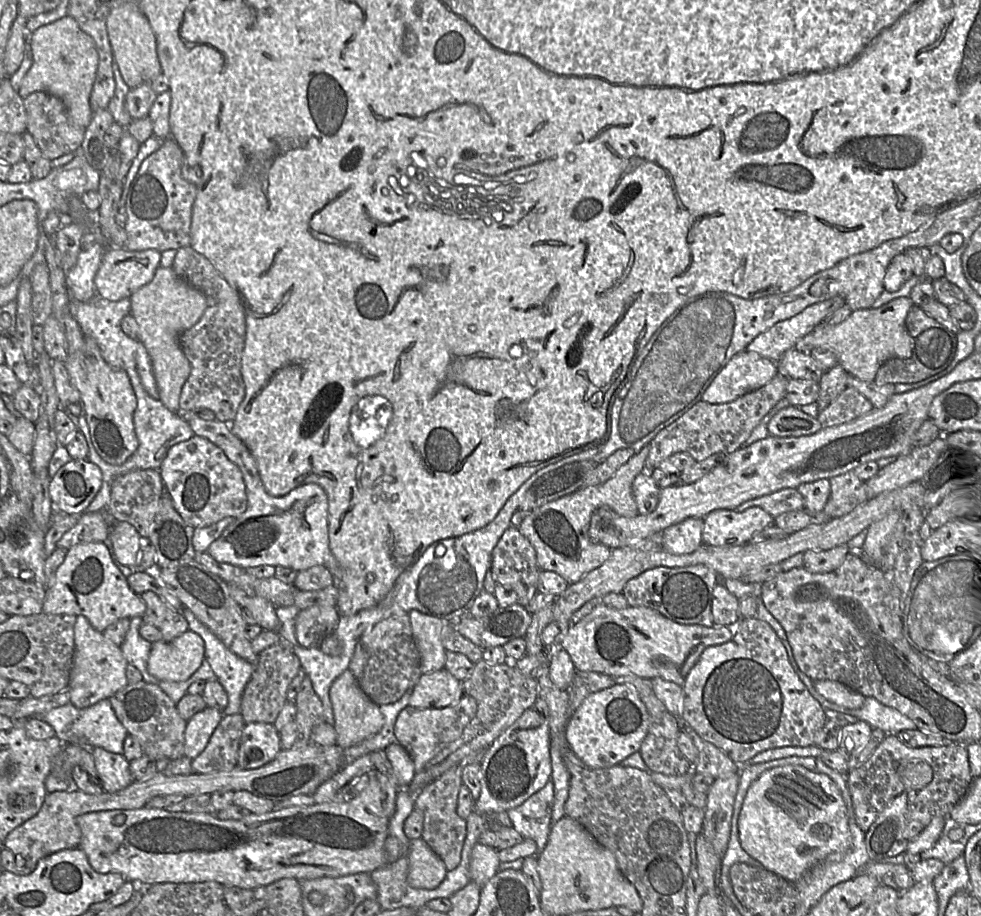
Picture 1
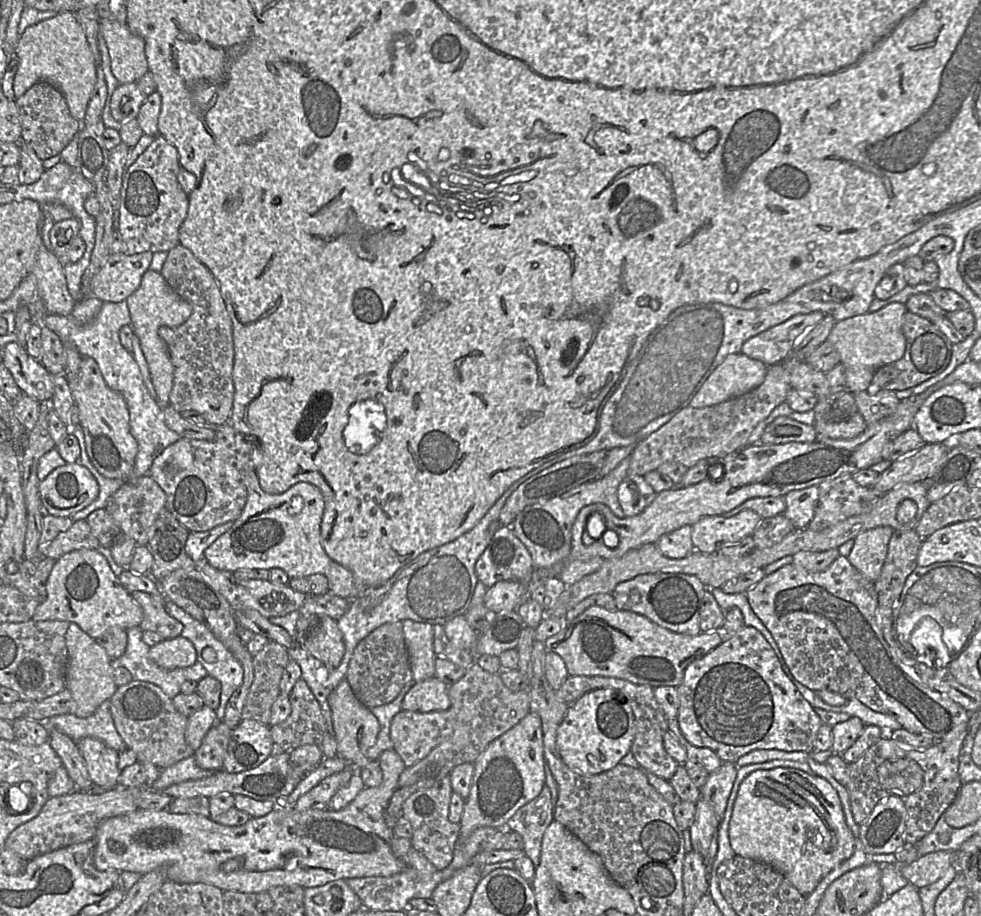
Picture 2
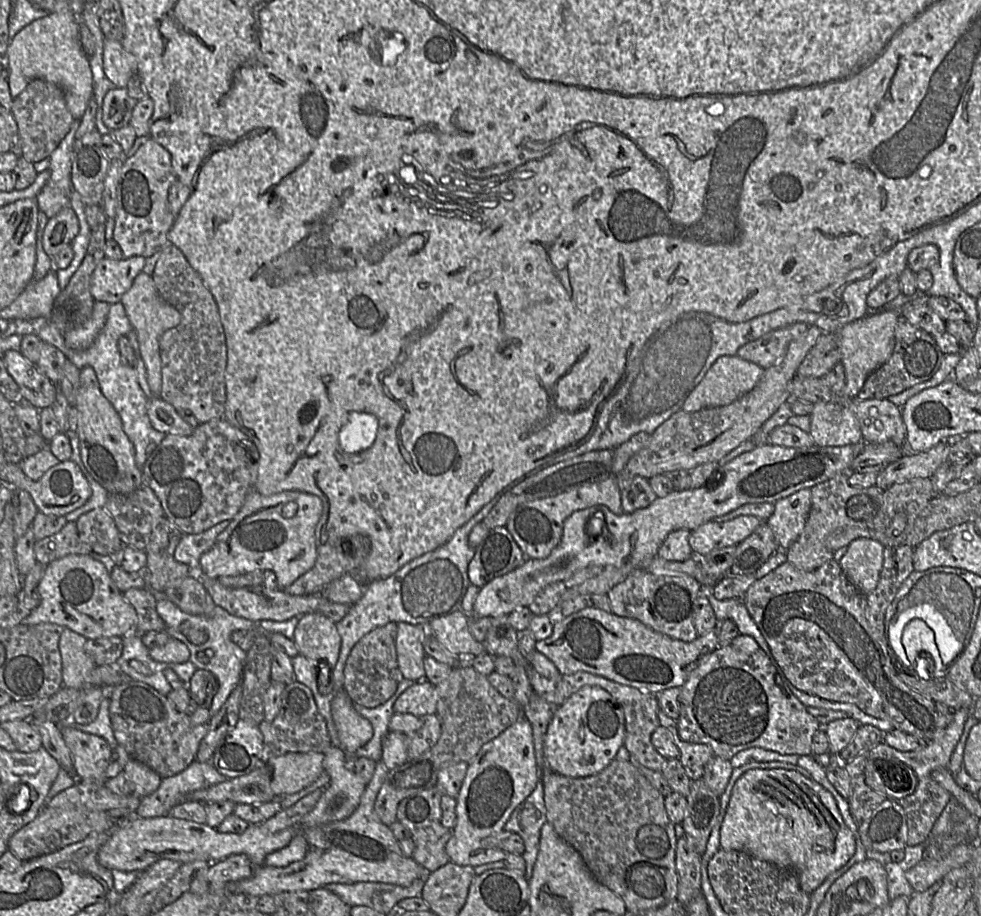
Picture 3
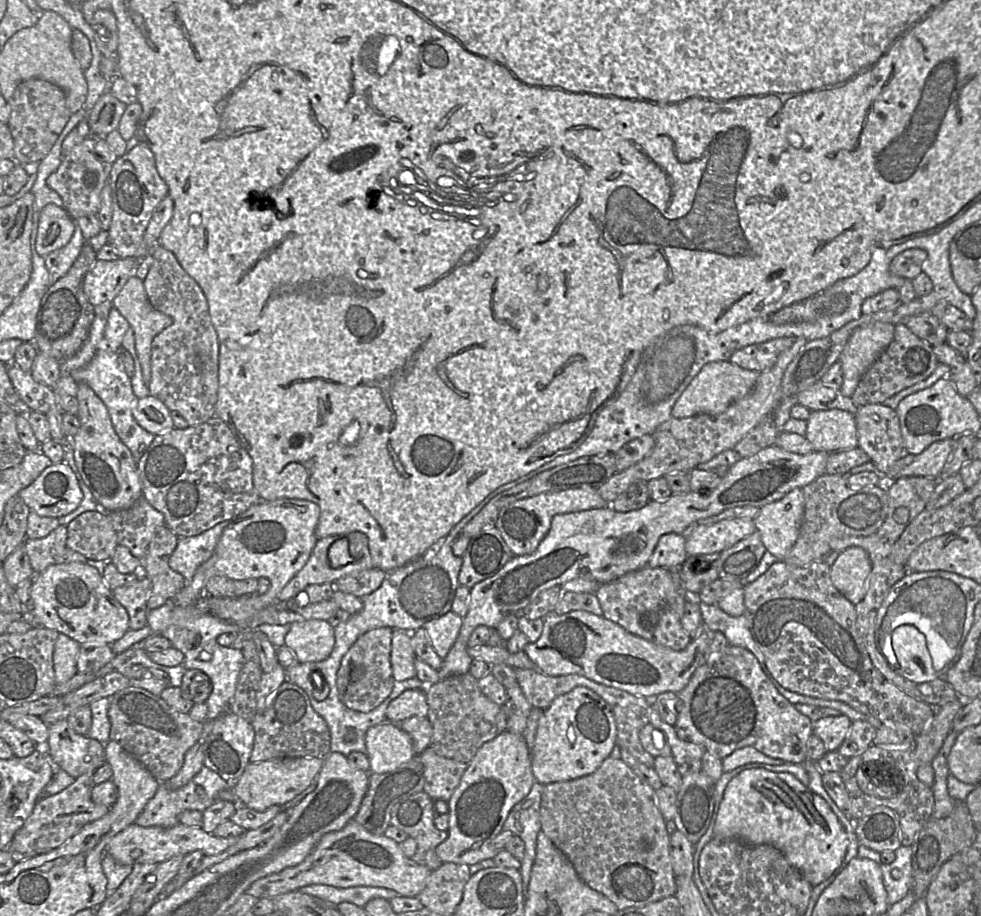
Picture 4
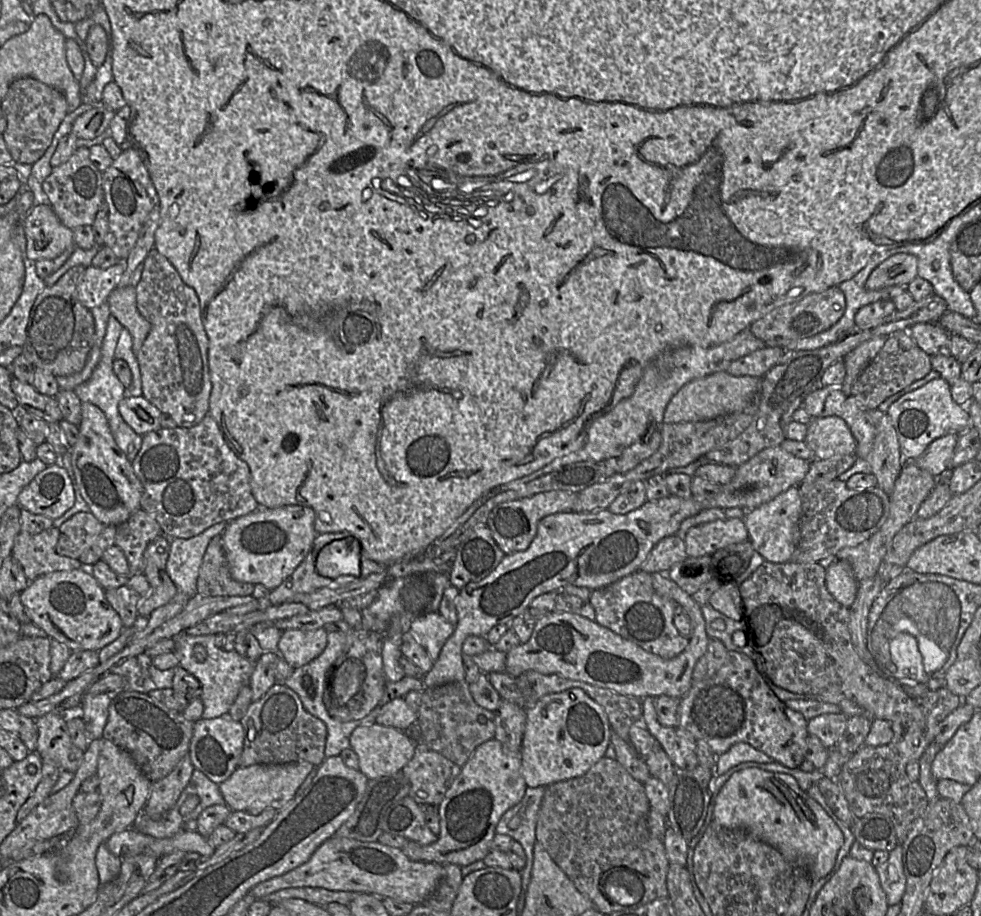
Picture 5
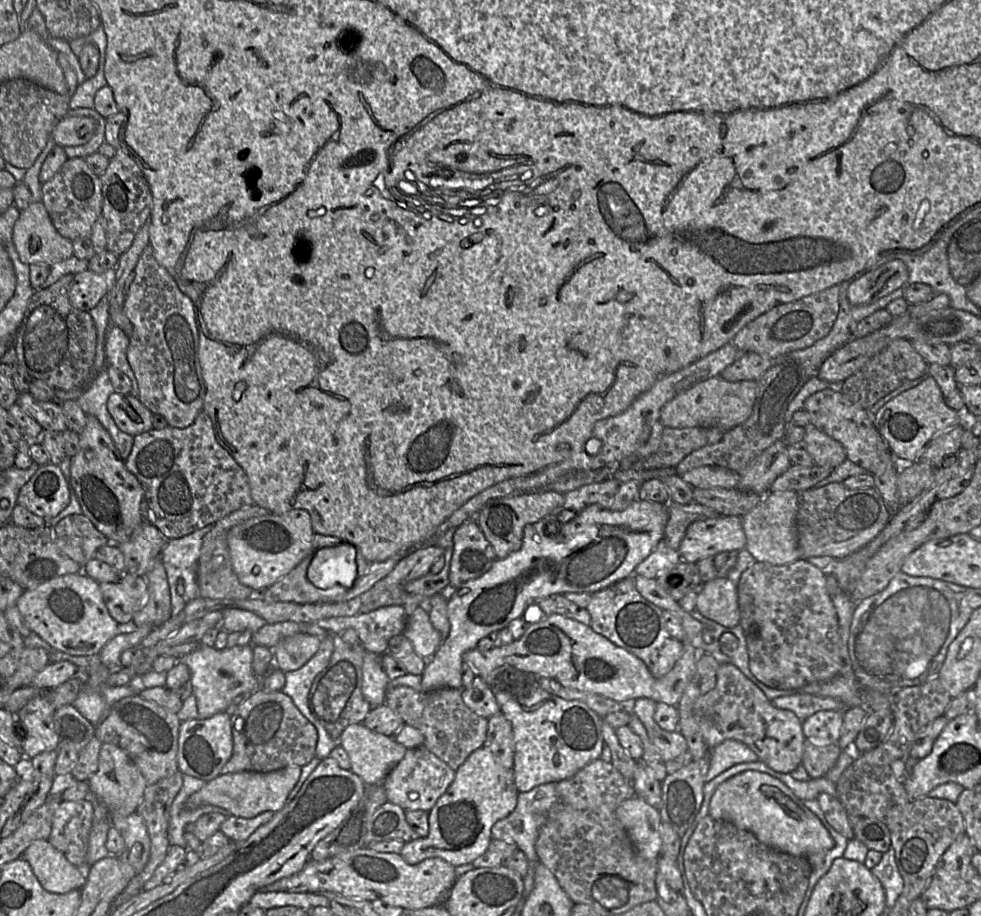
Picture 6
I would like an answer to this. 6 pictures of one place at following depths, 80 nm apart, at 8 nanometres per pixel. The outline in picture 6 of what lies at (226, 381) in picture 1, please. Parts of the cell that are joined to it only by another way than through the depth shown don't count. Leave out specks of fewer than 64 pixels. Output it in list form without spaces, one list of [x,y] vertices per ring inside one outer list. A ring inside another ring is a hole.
[[[151,245],[146,246],[141,253],[133,273],[134,278],[126,291],[122,309],[133,325],[133,332],[129,336],[129,345],[127,347],[127,360],[138,382],[139,394],[137,397],[142,404],[144,404],[151,412],[153,412],[153,414],[159,414],[165,417],[169,426],[176,428],[188,427],[194,423],[198,414],[203,410],[203,402],[206,393],[206,385],[202,376],[202,370],[198,359],[199,335],[194,304],[192,300],[179,289],[176,281],[169,274],[169,272],[157,262]]]

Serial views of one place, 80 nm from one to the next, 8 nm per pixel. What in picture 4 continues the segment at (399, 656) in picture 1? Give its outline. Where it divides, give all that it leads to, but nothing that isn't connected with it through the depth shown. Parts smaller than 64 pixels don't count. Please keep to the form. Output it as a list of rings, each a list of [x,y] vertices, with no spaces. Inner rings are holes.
[[[390,627],[372,629],[361,635],[341,660],[337,672],[339,698],[349,709],[367,713],[379,706],[392,692],[395,680],[390,661],[391,643],[394,630]]]

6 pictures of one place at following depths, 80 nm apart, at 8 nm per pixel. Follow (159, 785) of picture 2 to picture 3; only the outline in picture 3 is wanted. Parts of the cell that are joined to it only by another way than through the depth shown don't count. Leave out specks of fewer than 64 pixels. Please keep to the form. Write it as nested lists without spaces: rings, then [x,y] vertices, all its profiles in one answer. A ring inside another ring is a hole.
[[[194,760],[180,773],[163,778],[155,792],[142,798],[135,815],[141,818],[170,815],[171,809],[189,800],[193,792],[226,780],[227,777],[221,775],[209,762]]]

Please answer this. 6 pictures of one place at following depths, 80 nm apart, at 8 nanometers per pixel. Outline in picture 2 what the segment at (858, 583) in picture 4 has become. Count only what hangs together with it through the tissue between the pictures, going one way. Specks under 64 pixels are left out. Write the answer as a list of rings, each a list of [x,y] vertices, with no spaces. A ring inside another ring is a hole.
[[[880,526],[859,534],[847,556],[849,562],[869,581],[876,582],[884,565],[894,529]]]

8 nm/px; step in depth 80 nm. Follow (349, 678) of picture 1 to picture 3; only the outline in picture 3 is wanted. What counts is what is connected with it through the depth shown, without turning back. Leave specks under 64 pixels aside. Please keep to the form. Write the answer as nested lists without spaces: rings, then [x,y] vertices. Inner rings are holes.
[[[344,688],[333,698],[331,712],[341,748],[351,760],[356,757],[357,750],[372,739],[372,724],[355,710],[354,702]]]

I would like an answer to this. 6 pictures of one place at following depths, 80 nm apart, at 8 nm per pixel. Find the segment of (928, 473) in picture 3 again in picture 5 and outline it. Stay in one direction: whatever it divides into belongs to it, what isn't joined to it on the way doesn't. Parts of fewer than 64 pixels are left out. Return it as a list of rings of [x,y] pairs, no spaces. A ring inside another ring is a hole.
[[[949,433],[940,438],[935,439],[933,442],[930,443],[930,445],[926,448],[926,450],[923,452],[923,454],[919,458],[912,461],[904,461],[904,463],[912,462],[917,467],[929,472],[936,478],[947,478],[947,473],[949,473],[949,464],[951,462],[955,447],[957,445],[959,434],[960,433]]]

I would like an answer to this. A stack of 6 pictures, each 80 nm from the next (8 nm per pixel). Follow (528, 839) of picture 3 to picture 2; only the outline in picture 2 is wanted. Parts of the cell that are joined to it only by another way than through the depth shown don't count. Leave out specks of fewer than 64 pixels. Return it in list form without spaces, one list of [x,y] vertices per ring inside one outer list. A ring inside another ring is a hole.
[[[545,763],[545,785],[532,800],[521,806],[506,822],[506,831],[519,833],[523,850],[536,867],[539,863],[542,838],[546,828],[554,820],[553,810],[558,799],[558,787]]]

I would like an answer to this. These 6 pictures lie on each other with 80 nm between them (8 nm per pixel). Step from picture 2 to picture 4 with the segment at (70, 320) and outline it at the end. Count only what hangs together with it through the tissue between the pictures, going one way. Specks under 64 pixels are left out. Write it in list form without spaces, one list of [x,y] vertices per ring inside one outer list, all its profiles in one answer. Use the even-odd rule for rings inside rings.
[[[112,306],[103,337],[94,357],[86,366],[74,370],[71,373],[71,376],[77,383],[83,382],[88,384],[104,402],[108,409],[115,432],[121,441],[131,450],[135,461],[138,462],[151,445],[155,438],[155,434],[148,432],[141,427],[133,416],[139,398],[133,392],[131,385],[132,377],[126,373],[119,355],[119,347],[121,346],[124,334],[129,327],[130,324],[126,318]]]

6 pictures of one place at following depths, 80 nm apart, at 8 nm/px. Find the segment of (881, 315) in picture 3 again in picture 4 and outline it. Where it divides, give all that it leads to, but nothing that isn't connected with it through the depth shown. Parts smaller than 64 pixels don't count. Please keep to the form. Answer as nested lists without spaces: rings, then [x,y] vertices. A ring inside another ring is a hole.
[[[874,322],[852,333],[839,359],[843,367],[841,392],[844,395],[853,395],[863,375],[890,344],[894,326],[891,323]]]

